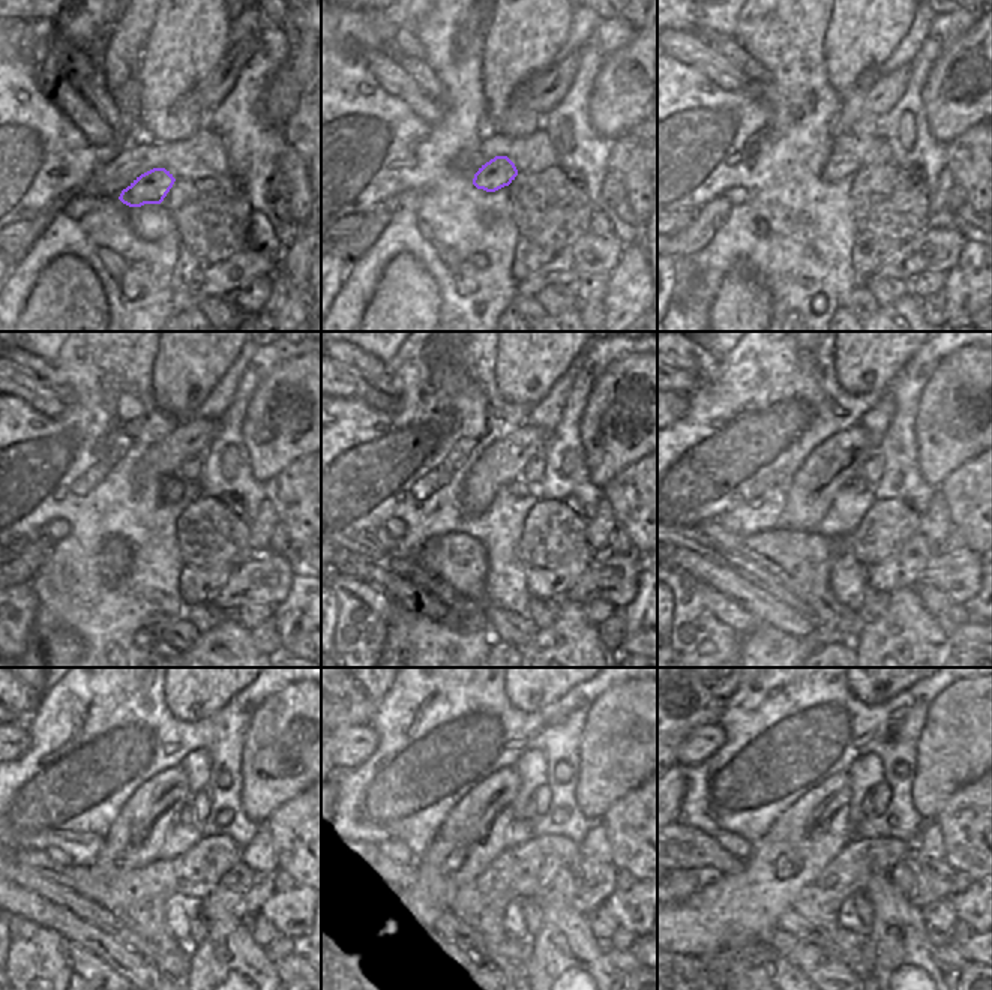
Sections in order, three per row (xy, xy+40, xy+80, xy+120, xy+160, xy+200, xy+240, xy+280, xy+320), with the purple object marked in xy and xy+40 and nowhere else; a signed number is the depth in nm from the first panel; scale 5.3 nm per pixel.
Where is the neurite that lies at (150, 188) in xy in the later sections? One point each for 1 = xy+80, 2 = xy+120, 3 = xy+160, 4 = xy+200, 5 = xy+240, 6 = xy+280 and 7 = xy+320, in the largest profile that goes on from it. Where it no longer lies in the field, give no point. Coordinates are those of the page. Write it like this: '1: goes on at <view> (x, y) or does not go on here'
1: goes on at xy+80 (839, 165)
2: goes on at xy+120 (173, 489)
3: goes on at xy+160 (517, 486)
4: goes on at xy+200 (856, 483)
5: goes on at xy+240 (186, 816)
6: goes on at xy+280 (529, 813)
7: goes on at xy+320 (866, 806)

